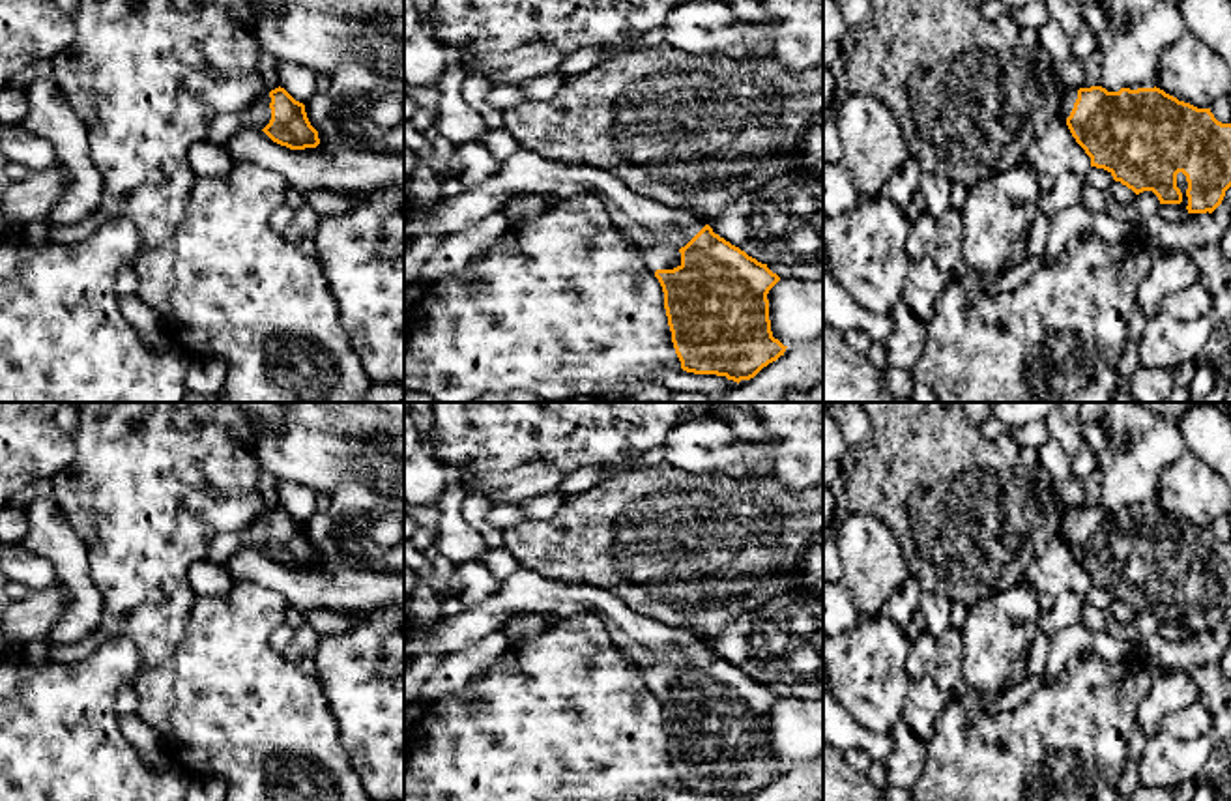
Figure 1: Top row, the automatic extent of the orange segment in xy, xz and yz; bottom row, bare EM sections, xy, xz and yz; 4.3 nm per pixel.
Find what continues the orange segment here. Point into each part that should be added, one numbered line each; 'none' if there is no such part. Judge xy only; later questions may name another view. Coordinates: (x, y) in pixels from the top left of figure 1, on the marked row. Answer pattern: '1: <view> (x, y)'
1: xy (259, 115)

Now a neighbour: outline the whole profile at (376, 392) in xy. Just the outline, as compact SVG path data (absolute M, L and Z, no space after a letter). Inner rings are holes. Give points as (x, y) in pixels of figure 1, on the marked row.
M372 382L361 402L404 402L404 386Z

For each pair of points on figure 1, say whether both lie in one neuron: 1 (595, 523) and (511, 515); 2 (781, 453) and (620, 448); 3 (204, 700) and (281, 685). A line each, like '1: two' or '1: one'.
1: two
2: two
3: one

